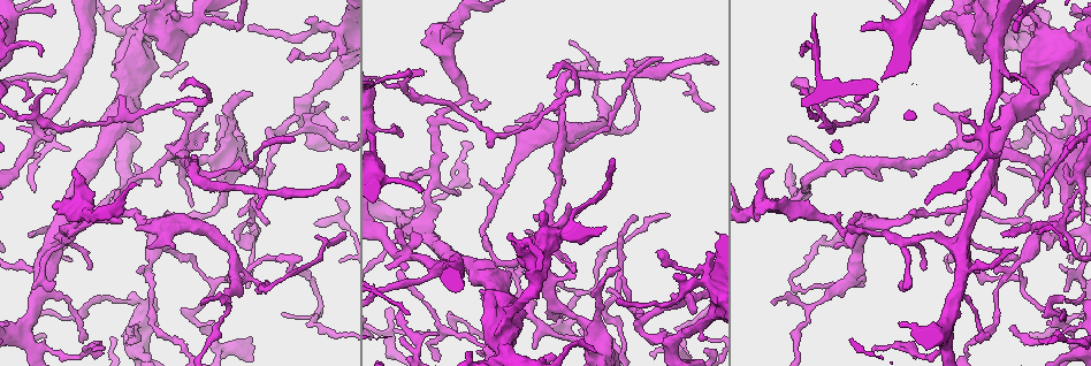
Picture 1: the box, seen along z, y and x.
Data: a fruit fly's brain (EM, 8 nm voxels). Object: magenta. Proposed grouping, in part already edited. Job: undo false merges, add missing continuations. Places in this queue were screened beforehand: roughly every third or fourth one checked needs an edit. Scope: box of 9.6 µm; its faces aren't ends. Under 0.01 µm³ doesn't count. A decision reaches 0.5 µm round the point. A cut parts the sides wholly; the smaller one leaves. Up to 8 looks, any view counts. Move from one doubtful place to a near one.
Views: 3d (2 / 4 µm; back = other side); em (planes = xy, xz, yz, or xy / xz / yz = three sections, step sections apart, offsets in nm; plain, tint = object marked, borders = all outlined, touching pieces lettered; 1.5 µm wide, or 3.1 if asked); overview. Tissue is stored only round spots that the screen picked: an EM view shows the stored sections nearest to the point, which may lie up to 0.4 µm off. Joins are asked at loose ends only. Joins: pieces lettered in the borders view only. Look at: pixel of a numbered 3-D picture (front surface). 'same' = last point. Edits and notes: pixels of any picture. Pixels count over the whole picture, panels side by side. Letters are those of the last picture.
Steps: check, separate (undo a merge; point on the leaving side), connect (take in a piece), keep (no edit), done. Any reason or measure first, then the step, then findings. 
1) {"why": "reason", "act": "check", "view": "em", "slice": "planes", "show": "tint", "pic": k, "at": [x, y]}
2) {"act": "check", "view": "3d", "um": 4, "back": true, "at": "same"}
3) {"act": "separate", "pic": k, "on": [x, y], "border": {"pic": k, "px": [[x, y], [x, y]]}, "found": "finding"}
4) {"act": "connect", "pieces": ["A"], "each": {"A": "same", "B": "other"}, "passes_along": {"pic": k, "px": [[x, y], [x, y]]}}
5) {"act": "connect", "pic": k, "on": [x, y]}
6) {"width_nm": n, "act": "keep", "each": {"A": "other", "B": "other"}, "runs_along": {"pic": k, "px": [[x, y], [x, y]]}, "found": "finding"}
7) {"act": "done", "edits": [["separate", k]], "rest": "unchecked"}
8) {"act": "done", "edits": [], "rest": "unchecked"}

{"why": "thin neck", "act": "check", "view": "em", "slice": "planes", "show": "tint", "pic": 1, "at": [15, 85]}

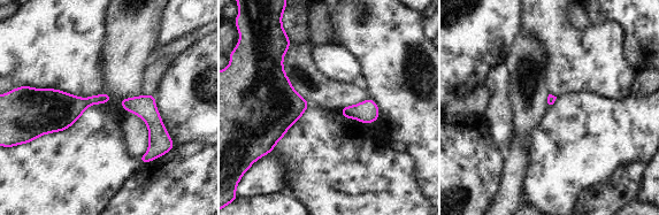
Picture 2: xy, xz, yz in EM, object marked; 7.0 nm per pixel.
{"act": "check", "view": "em", "slice": "planes", "show": "borders", "at": "same"}

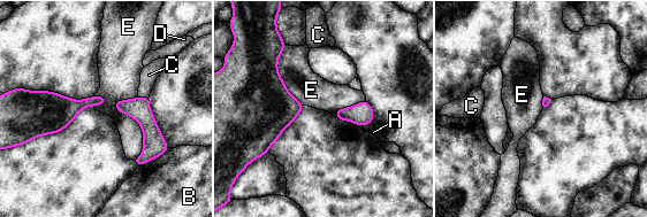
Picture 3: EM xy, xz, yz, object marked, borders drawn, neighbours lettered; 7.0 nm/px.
{"act": "keep", "each": {"A": "other", "B": "other", "C": "other", "D": "other", "E": "other"}, "found": "all the same neuron"}

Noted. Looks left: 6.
{"why": "free end", "act": "check", "view": "3d", "um": 2, "pic": 1, "at": [40, 55]}

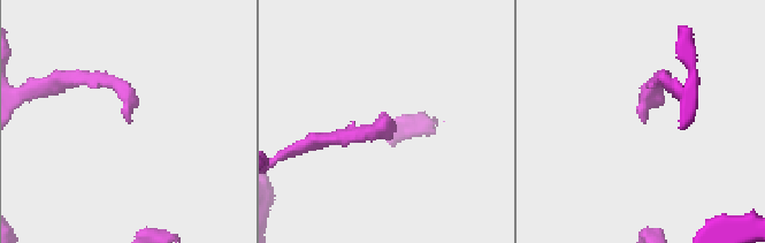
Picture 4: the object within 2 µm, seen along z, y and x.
{"why": "shape alone is not enough", "act": "check", "view": "em", "slice": "planes", "show": "borders", "pic": 4, "at": [391, 120]}

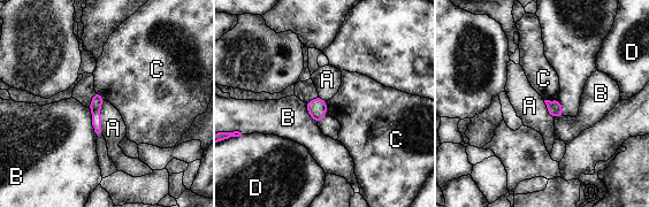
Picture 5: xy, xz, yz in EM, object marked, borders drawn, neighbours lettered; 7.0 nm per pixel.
{"act": "keep", "each": {"A": "other", "B": "other", "C": "other", "D": "other"}, "border": {"pic": 5, "px": [[326, 100], [327, 115]]}, "found": "none of them fits"}

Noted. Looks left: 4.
{"why": "an open end", "act": "check", "view": "em", "slice": "planes", "show": "borders", "pic": 1, "at": [770, 173]}

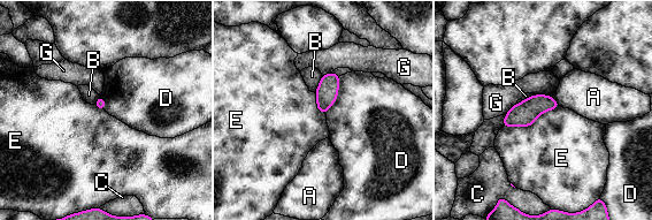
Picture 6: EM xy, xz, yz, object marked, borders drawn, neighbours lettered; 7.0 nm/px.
{"act": "keep", "each": {"A": "other", "B": "other", "C": "other", "D": "other", "E": "other", "G": "other"}, "border": {"pic": 6, "px": [[560, 106], [529, 126], [501, 127]]}, "found": "no lettered piece goes on from it"}

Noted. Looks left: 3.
{"why": "thin neck", "act": "check", "view": "3d", "um": 4, "pic": 1, "at": [440, 118]}

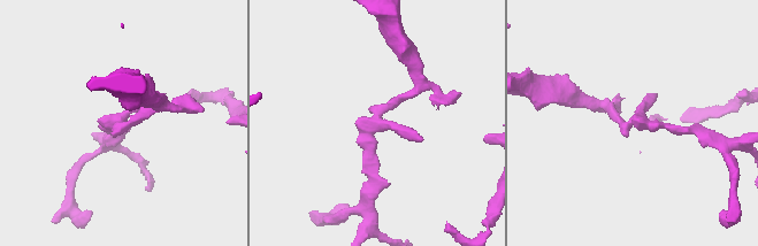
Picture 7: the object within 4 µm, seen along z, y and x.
{"why": "need the tissue", "act": "check", "view": "em", "slice": "xy", "step": 4, "show": "tint", "pic": 7, "at": [374, 121]}

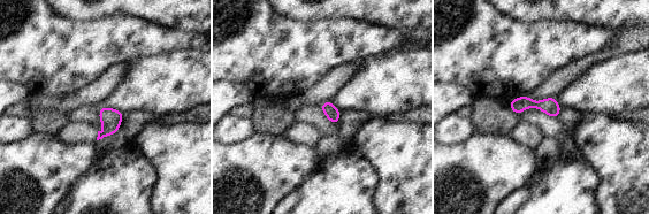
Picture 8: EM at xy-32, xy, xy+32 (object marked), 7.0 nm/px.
{"why": "cut it another way", "act": "check", "view": "em", "slice": "yz", "step": 8, "show": "borders", "at": "same"}

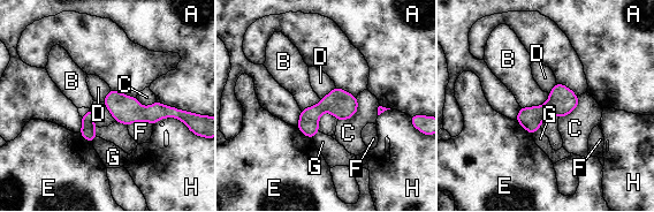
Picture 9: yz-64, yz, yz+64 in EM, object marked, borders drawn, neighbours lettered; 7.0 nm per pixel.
{"act": "keep", "each": {"A": "other", "B": "other", "C": "other", "D": "other", "E": "other", "F": "other", "G": "other", "H": "other"}, "found": "one neuron here"}

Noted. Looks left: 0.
{"act": "done", "edits": [], "rest": "unchecked"}

